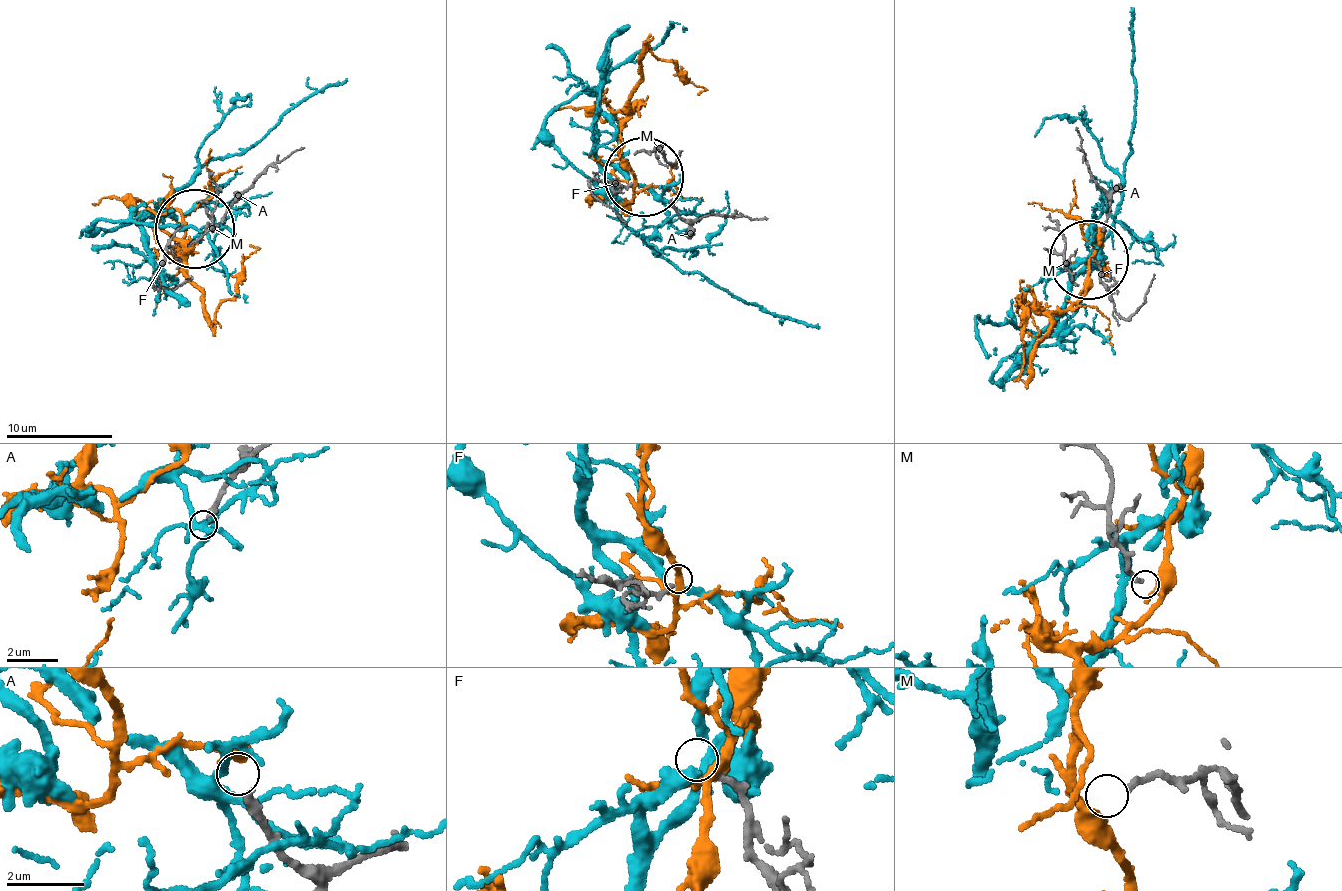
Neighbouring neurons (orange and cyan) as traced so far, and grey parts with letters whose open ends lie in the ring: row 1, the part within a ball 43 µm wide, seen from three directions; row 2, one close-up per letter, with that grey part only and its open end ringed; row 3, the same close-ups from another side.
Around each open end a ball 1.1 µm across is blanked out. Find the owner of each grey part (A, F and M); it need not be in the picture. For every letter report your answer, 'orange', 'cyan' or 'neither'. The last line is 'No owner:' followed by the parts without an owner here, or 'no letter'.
A: neither
F: cyan
M: orange
No owner: A

